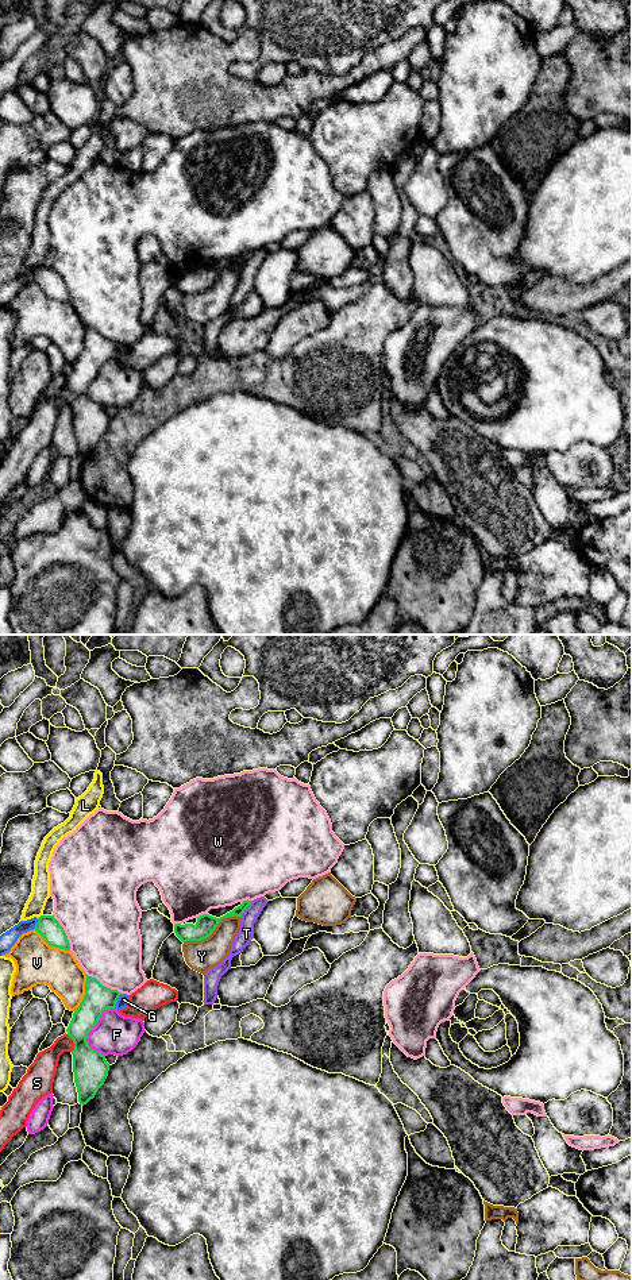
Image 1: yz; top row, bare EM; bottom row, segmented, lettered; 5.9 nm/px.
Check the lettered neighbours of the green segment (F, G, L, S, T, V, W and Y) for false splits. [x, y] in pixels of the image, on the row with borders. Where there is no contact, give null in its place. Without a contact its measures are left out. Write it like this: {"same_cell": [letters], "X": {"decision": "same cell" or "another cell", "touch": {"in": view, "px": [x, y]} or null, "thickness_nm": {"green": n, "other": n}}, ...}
{"same_cell": [], "F": {"decision": "another cell", "touch": {"in": "yz", "px": [89, 1030]}, "thickness_nm": {"green": 200, "other": 240}}, "G": {"decision": "another cell", "touch": {"in": "yz", "px": [116, 1001]}, "thickness_nm": {"green": 170, "other": 70}}, "L": {"decision": "another cell", "touch": {"in": "yz", "px": [39, 917]}, "thickness_nm": {"green": 140, "other": 110}}, "S": {"decision": "another cell", "touch": {"in": "yz", "px": [74, 1044]}, "thickness_nm": {"green": 200, "other": 160}}, "T": {"decision": "another cell", "touch": {"in": "yz", "px": [246, 908]}, "thickness_nm": {"green": 100, "other": 100}}, "V": {"decision": "another cell", "touch": {"in": "yz", "px": [85, 993]}, "thickness_nm": {"green": 170, "other": 240}}, "W": {"decision": "another cell", "touch": {"in": "yz", "px": [104, 986]}, "thickness_nm": {"green": 170, "other": 400}}, "Y": {"decision": "another cell", "touch": {"in": "yz", "px": [214, 929]}, "thickness_nm": {"green": 120, "other": 180}}}

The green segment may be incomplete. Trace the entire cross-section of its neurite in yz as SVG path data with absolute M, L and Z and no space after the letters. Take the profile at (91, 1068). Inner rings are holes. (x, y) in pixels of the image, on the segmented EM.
M86 975L84 999L74 1010L66 1029L68 1036L74 1042L72 1052L74 1083L78 1092L78 1102L82 1106L95 1098L109 1071L105 1056L88 1045L88 1034L105 1010L116 1007L120 995L123 994L117 990L111 990L103 986L96 978Z

